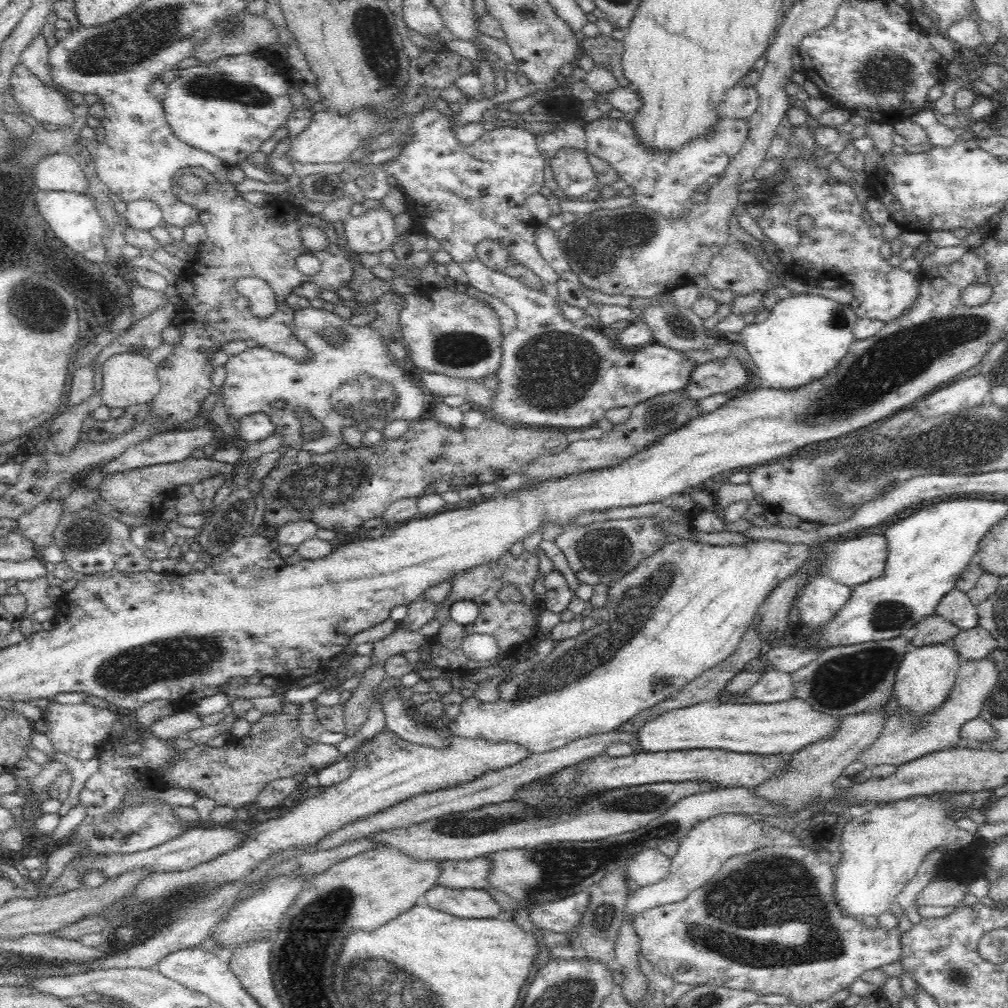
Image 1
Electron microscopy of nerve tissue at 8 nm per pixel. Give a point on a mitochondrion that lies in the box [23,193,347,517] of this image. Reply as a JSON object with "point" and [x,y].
{"point":[42,471]}

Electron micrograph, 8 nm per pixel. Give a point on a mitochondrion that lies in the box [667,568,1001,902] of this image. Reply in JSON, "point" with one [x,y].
{"point":[844,680]}

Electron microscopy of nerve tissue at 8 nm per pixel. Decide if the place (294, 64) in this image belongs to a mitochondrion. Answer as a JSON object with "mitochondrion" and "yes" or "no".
{"mitochondrion":"no"}

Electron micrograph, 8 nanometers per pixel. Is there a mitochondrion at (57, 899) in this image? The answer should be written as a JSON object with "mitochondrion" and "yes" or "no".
{"mitochondrion":"no"}

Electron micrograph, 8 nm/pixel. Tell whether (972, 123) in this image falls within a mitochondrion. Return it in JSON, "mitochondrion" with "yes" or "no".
{"mitochondrion":"no"}

